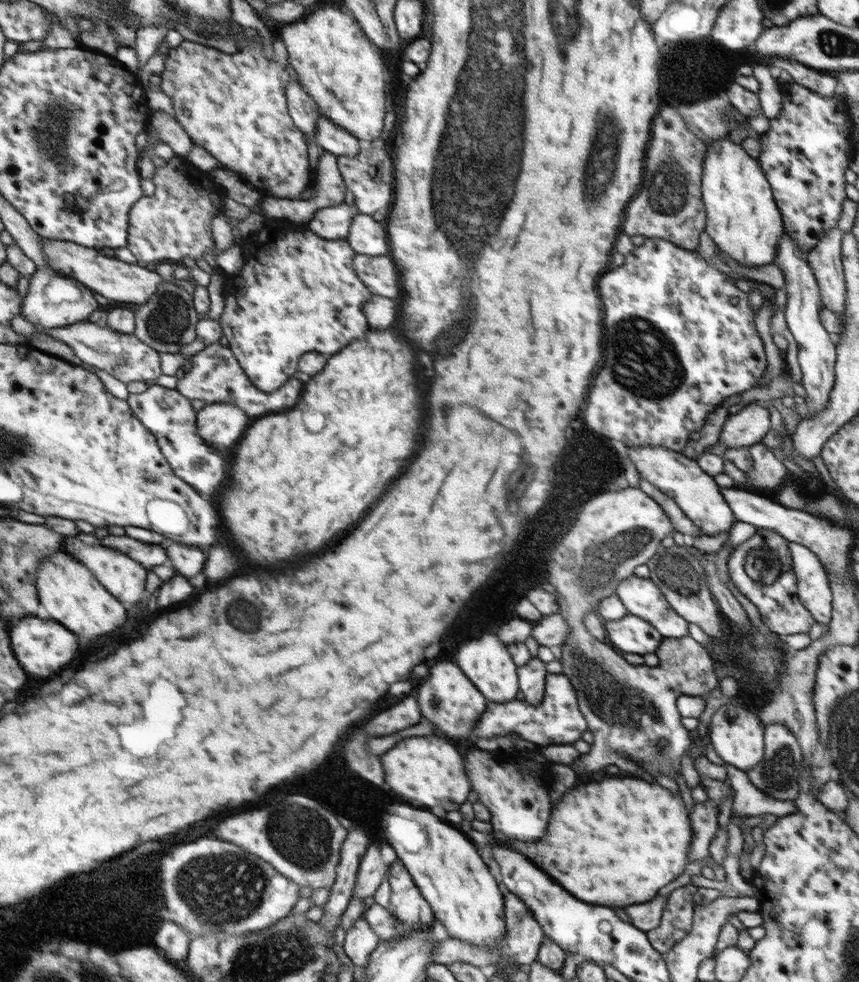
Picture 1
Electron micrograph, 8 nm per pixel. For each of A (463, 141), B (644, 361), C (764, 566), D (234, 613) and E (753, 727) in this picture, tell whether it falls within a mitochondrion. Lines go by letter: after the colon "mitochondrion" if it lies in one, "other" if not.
A: mitochondrion
B: mitochondrion
C: mitochondrion
D: mitochondrion
E: other

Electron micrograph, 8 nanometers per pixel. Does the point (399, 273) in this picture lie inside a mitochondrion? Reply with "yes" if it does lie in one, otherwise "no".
no

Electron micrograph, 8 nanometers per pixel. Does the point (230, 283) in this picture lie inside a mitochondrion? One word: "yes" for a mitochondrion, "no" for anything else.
no

